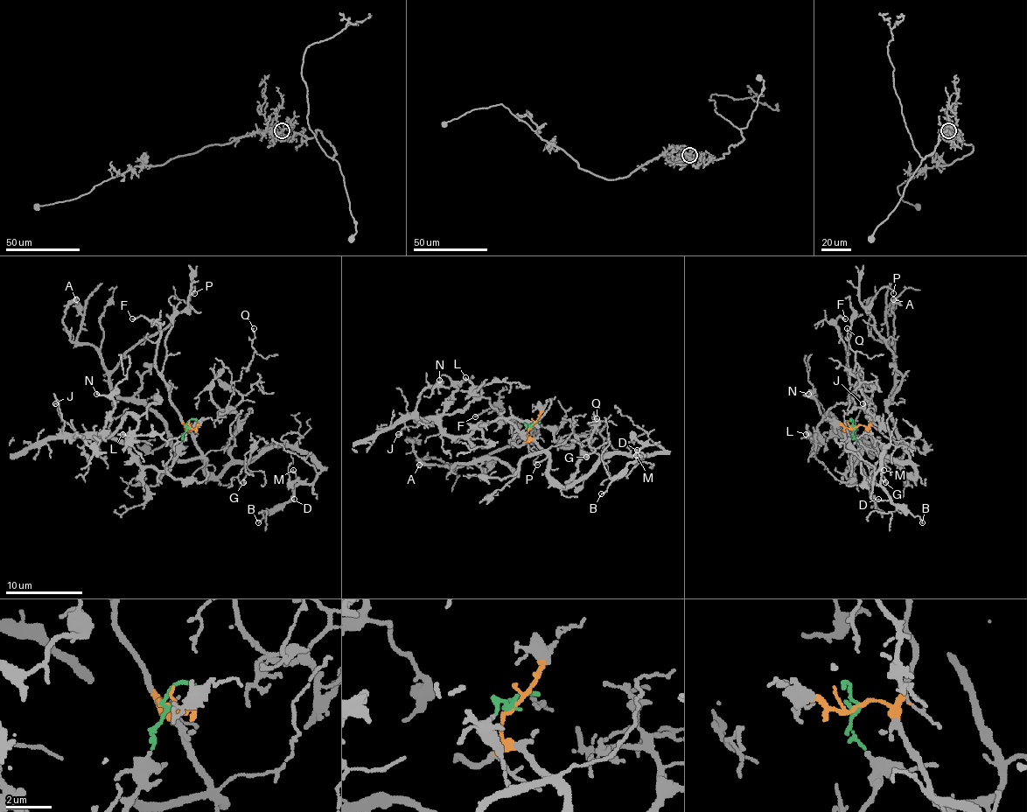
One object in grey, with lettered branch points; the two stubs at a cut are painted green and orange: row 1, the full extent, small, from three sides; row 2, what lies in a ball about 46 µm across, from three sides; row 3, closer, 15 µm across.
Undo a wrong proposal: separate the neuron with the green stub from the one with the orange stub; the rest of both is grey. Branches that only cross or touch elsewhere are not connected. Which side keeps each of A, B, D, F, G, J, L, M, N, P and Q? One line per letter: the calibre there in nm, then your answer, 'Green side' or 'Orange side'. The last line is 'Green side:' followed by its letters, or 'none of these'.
A: Thickness 280 nm. Orange side
B: Thickness 100 nm. Orange side
D: Thickness 120 nm. Orange side
F: Thickness 130 nm. Orange side
G: Thickness 150 nm. Orange side
J: Thickness 200 nm. Green side
L: Thickness 180 nm. Green side
M: Thickness 110 nm. Orange side
N: Thickness 150 nm. Green side
P: Thickness 110 nm. Orange side
Q: Thickness 110 nm. Orange side
Green side: J, L, N

